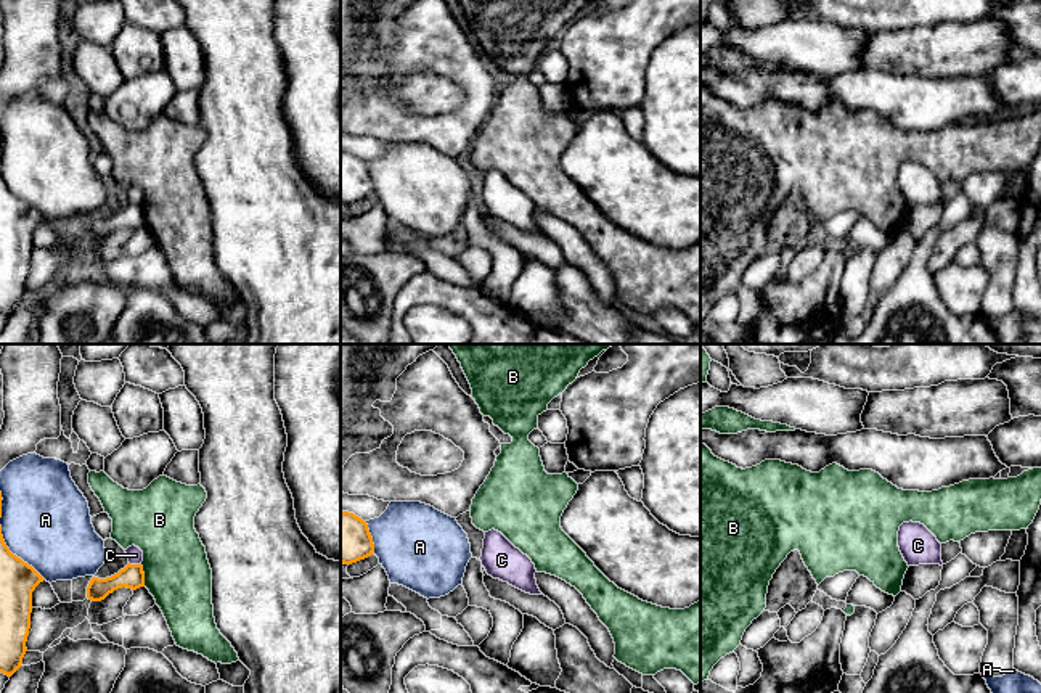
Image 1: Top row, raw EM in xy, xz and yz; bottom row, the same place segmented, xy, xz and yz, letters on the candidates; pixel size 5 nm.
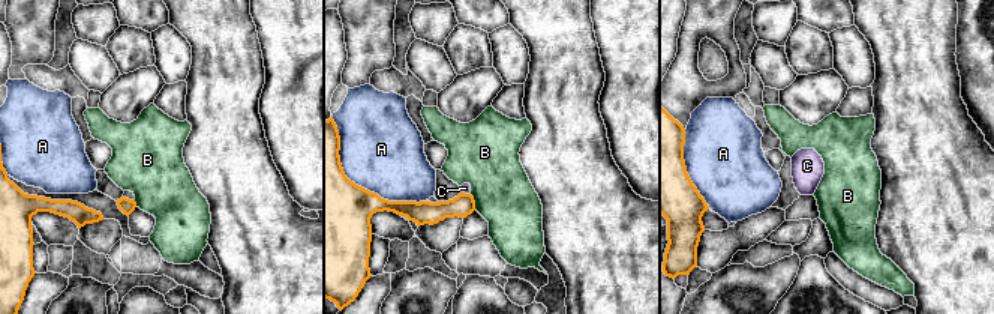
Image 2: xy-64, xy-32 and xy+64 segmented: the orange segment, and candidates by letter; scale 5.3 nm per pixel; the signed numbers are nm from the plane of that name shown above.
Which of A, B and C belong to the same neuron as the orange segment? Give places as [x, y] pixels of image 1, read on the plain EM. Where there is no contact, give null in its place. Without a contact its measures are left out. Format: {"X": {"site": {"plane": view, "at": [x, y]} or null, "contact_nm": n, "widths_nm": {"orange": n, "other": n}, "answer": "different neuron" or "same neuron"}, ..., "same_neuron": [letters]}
{"A": {"site": {"plane": "xy", "at": [15, 195]}, "contact_nm": 360, "widths_nm": {"orange": 180, "other": 440}, "answer": "different neuron"}, "B": {"site": {"plane": "xy", "at": [143, 216]}, "contact_nm": 110, "widths_nm": {"orange": 120, "other": 340}, "answer": "different neuron"}, "C": {"site": {"plane": "xy", "at": [135, 205]}, "contact_nm": 70, "widths_nm": {"orange": 120, "other": 80}, "answer": "different neuron"}, "same_neuron": []}

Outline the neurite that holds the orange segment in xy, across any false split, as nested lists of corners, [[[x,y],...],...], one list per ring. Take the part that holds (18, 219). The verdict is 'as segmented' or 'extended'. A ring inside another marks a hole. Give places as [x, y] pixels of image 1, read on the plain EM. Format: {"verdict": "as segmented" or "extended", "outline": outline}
{"verdict": "as segmented", "outline": [[[0,166],[0,312],[11,317],[22,304],[31,269],[32,232],[45,219],[6,187]]]}

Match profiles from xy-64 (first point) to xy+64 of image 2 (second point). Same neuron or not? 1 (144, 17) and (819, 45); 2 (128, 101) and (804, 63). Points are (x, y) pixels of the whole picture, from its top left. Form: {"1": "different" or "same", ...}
{"1": "different", "2": "different"}

